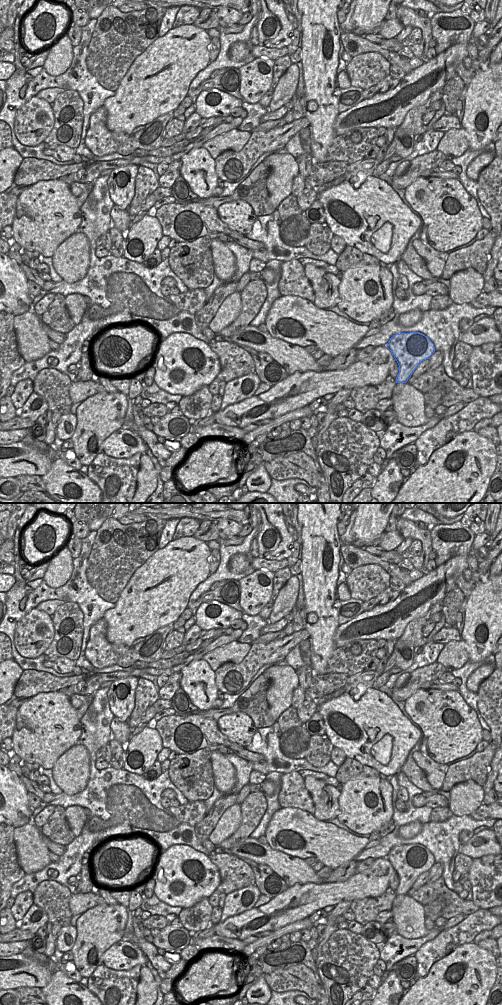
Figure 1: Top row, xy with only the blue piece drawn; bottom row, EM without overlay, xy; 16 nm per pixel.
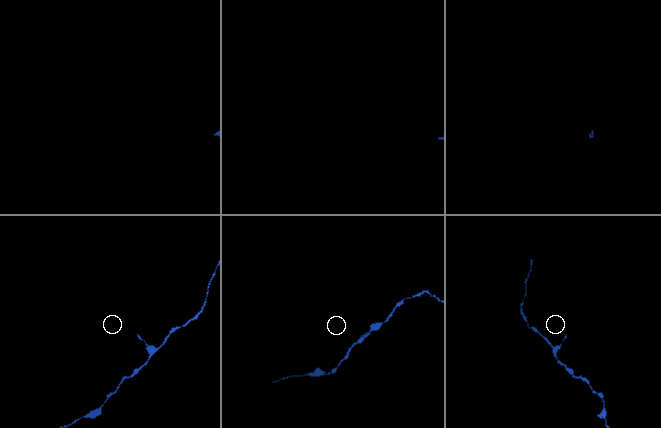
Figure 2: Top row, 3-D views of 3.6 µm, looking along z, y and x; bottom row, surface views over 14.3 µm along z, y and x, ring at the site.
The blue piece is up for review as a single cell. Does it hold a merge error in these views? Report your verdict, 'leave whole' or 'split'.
split

